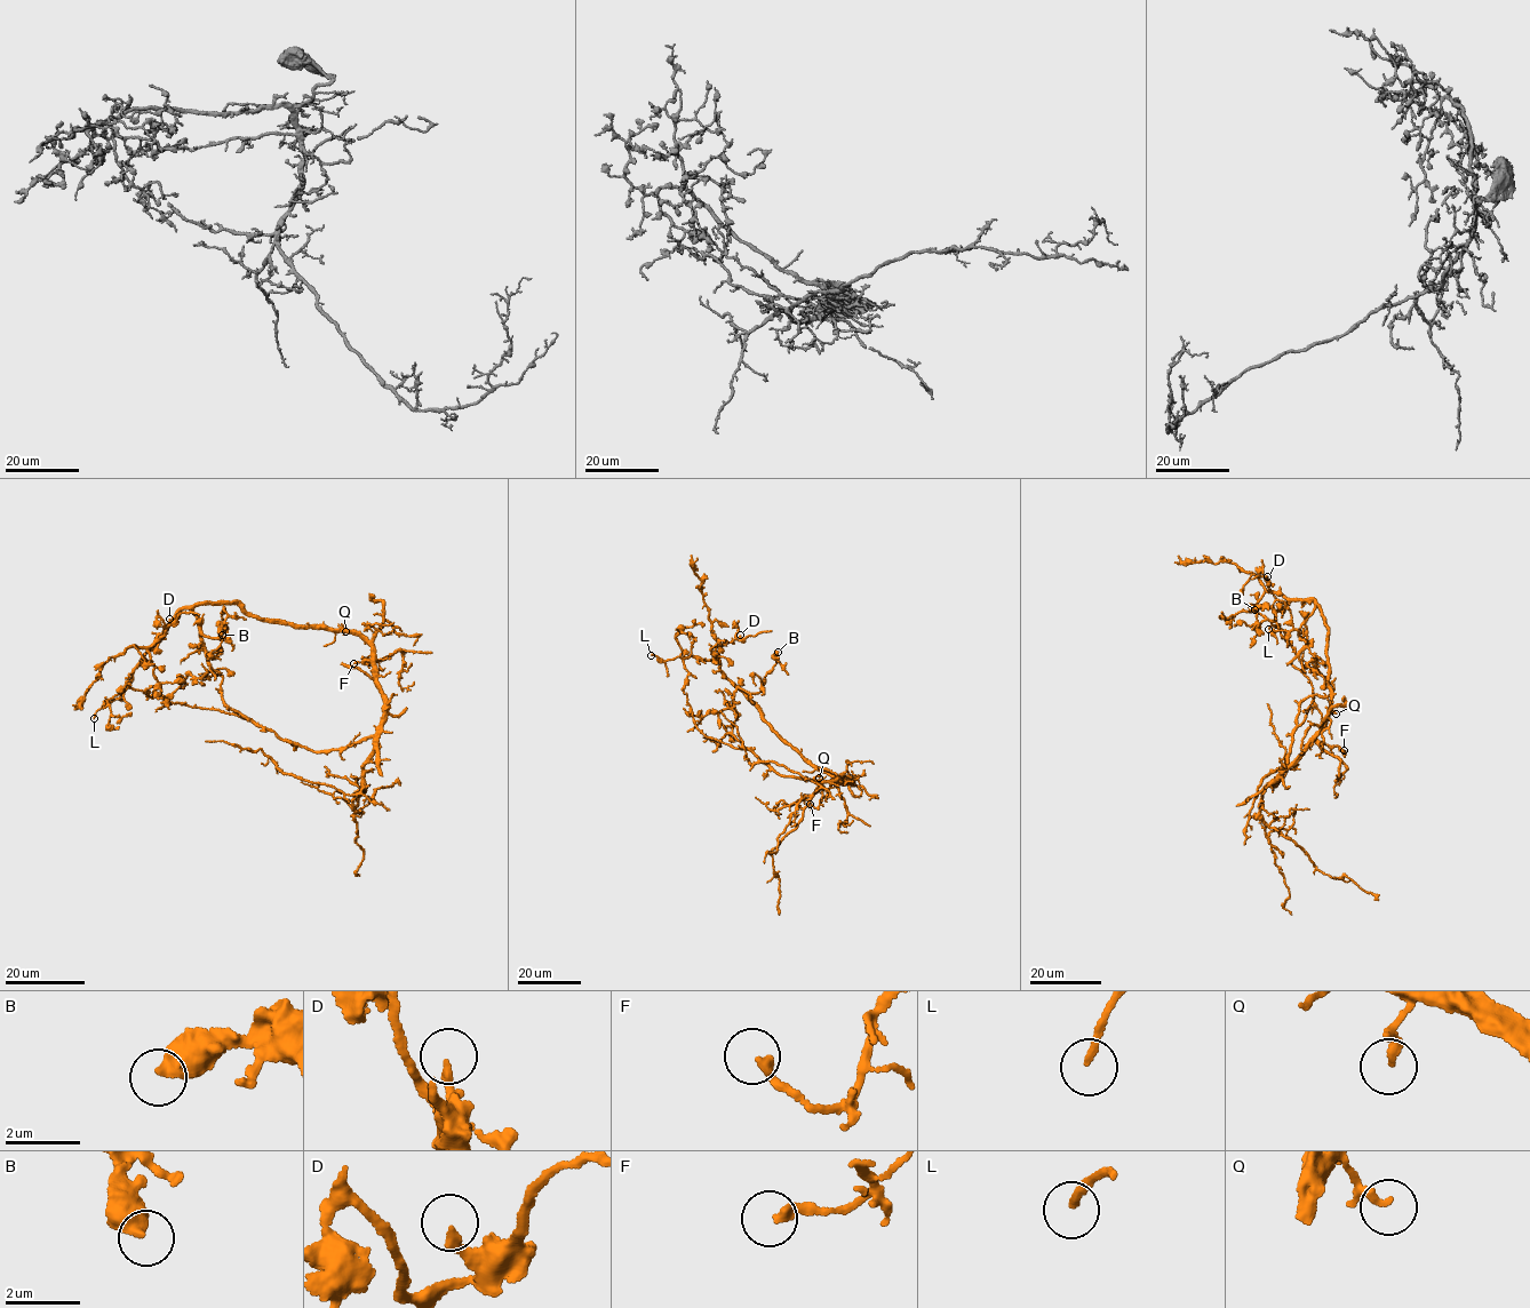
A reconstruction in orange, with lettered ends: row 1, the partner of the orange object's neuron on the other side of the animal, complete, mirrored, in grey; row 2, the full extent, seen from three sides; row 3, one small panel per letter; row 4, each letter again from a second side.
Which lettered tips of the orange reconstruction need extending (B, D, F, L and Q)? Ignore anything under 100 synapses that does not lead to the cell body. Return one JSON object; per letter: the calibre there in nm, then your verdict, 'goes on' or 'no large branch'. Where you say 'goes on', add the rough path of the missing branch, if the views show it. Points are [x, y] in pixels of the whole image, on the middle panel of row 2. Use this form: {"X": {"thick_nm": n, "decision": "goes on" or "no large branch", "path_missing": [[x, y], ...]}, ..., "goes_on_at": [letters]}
{"B": {"thick_nm": 550, "decision": "no large branch"}, "D": {"thick_nm": 200, "decision": "no large branch"}, "F": {"thick_nm": 260, "decision": "no large branch"}, "L": {"thick_nm": 170, "decision": "no large branch"}, "Q": {"thick_nm": 150, "decision": "no large branch"}, "goes_on_at": []}

